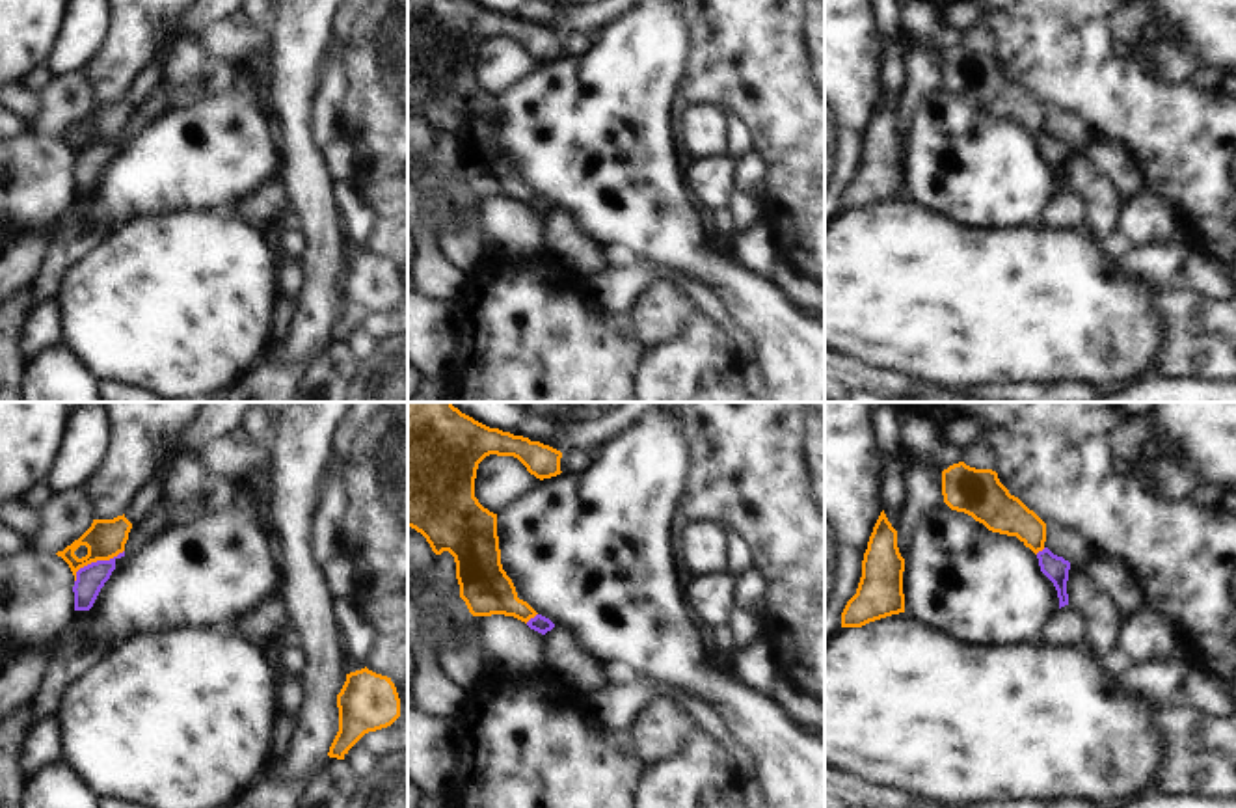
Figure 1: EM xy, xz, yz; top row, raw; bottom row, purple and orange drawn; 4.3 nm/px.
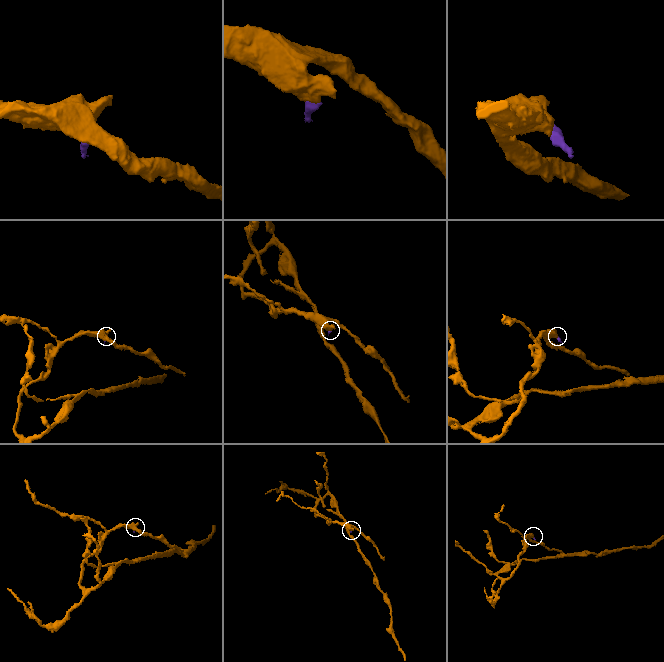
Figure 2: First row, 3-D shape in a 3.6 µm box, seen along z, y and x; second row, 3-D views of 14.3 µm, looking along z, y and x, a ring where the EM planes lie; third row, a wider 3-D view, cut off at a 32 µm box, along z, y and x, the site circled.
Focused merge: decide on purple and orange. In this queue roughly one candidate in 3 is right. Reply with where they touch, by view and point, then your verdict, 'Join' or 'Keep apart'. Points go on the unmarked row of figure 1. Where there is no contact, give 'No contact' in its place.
Touches purple at xy (97, 144). Keep apart

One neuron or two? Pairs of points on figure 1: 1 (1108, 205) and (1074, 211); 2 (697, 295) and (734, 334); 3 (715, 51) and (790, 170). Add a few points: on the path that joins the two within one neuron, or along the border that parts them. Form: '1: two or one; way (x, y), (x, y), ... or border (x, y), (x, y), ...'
1: two; border (1069, 187), (1086, 202), (1088, 228)
2: one; way (706, 302), (726, 324)
3: one; way (745, 77), (790, 121), (790, 140)

